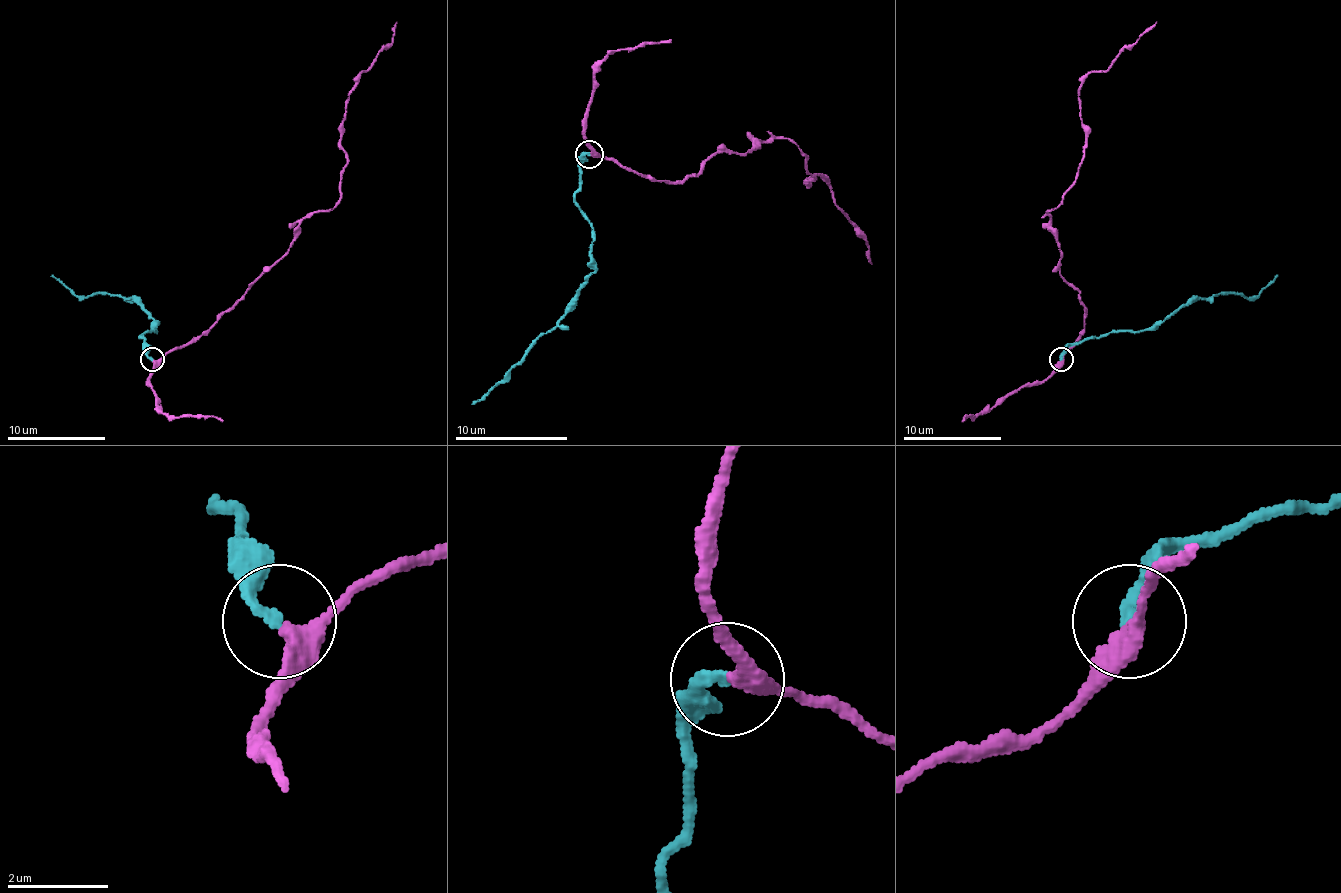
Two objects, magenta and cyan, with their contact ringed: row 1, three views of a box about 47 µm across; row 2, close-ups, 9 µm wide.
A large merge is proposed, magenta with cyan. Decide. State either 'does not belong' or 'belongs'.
does not belong

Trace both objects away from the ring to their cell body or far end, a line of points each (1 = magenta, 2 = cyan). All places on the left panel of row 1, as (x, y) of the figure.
1: (151, 360), (195, 340), (286, 252), (296, 228), (340, 201), (347, 93), (391, 42), (396, 22)
2: (151, 360), (139, 338), (154, 330), (156, 323), (132, 299), (107, 294), (75, 296), (51, 274)

